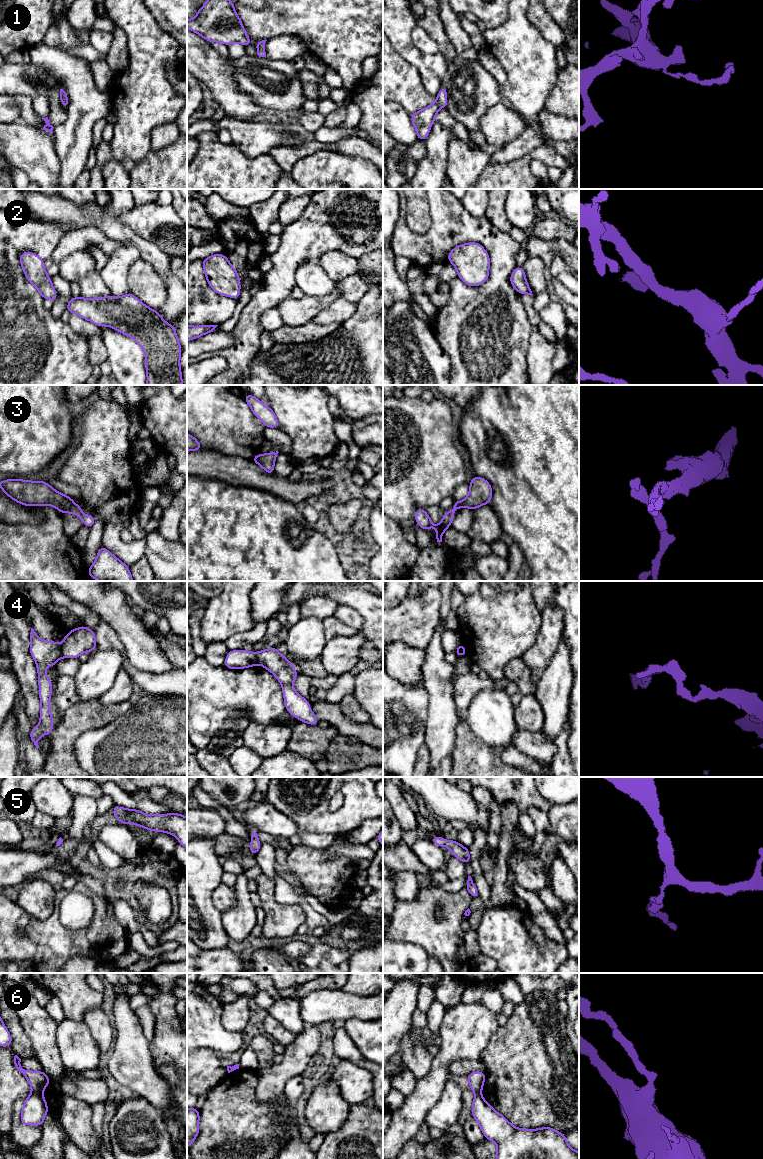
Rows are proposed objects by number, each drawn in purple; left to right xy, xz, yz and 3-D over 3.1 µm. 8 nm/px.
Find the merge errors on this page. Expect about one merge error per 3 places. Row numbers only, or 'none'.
4, 6

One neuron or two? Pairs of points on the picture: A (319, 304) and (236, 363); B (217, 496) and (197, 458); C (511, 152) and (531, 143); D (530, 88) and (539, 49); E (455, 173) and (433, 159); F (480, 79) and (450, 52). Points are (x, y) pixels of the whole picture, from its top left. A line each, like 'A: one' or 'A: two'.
A: two
B: two
C: one
D: one
E: two
F: two

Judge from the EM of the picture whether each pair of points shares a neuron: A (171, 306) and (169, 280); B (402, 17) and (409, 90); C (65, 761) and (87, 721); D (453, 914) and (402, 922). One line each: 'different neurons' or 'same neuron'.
A: same neuron
B: different neurons
C: same neuron
D: same neuron

